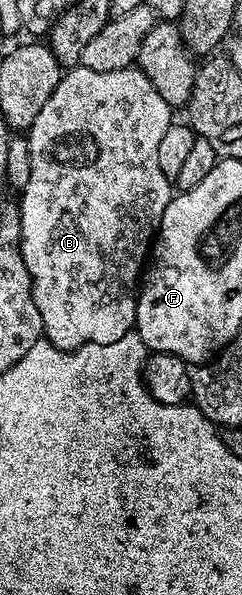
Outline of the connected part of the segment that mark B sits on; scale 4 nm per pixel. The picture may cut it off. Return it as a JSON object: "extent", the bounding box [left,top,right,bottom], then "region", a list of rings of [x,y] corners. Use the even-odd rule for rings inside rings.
{"extent":[19,64,173,350],"region":[[[81,64],[72,66],[60,77],[57,88],[53,88],[53,96],[45,100],[45,108],[33,120],[31,129],[26,135],[29,140],[29,156],[33,160],[33,168],[29,171],[29,184],[21,192],[19,204],[19,227],[21,238],[19,247],[25,260],[25,268],[31,277],[33,300],[37,304],[37,312],[41,312],[43,337],[59,350],[75,350],[86,342],[93,344],[113,344],[113,340],[121,340],[121,336],[132,333],[135,325],[135,304],[137,287],[145,270],[145,259],[149,247],[156,237],[161,220],[165,216],[165,208],[173,197],[173,182],[161,172],[157,165],[157,147],[161,145],[161,136],[165,136],[165,128],[173,121],[173,108],[161,100],[161,92],[153,88],[153,84],[137,68],[118,70],[117,72],[93,72],[93,68],[85,68]]]}

